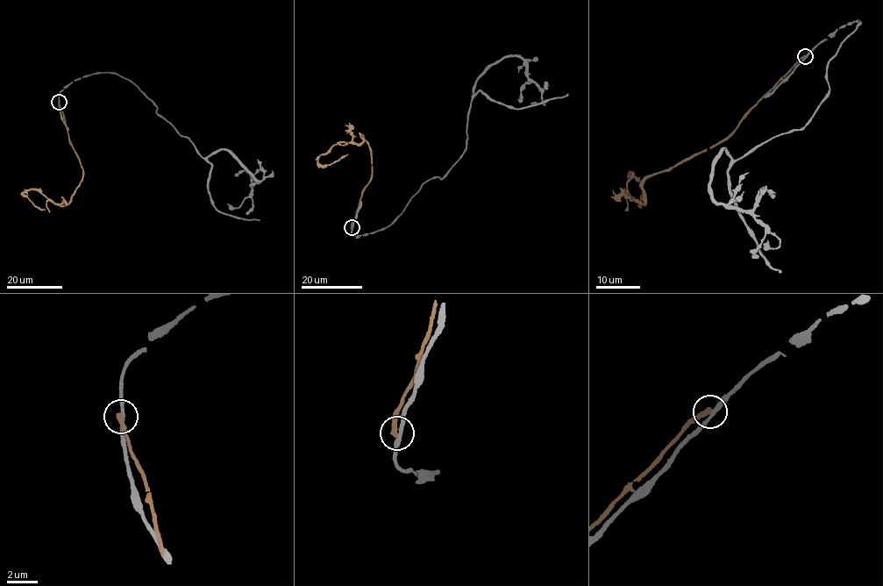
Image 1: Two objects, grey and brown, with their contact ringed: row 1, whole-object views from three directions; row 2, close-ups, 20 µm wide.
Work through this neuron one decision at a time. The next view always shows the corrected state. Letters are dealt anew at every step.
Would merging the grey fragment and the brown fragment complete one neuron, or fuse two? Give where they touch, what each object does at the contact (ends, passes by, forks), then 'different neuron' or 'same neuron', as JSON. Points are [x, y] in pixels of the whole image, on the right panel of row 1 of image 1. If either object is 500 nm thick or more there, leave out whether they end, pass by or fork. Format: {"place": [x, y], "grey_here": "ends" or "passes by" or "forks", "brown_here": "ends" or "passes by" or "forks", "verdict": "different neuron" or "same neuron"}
{"place": [805, 56], "grey_here": "passes by", "brown_here": "ends", "verdict": "different neuron"}

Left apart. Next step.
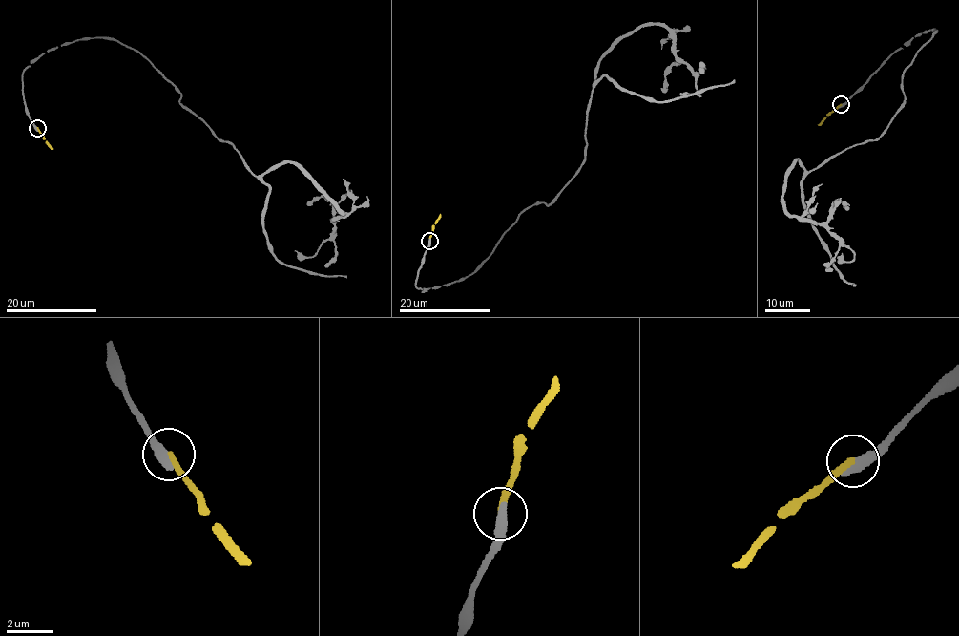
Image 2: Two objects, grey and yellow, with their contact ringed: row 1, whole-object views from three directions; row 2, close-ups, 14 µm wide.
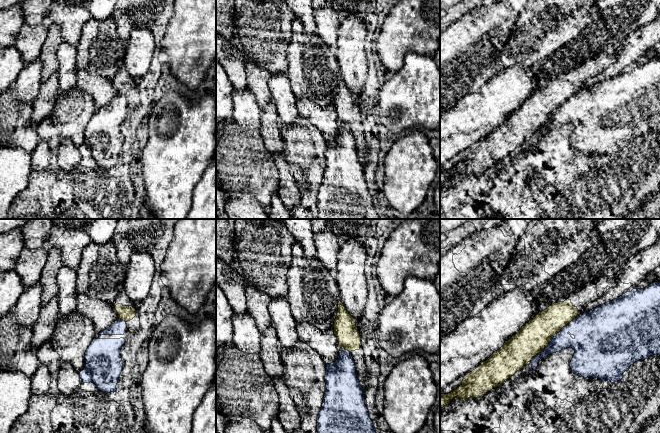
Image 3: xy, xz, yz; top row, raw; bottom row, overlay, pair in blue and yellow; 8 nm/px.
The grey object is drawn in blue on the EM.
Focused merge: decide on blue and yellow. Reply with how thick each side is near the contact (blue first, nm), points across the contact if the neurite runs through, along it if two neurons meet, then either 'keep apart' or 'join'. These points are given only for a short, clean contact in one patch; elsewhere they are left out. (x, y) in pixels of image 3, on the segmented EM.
170 nm thick on the blue side, 240 nm on the other; keep apart

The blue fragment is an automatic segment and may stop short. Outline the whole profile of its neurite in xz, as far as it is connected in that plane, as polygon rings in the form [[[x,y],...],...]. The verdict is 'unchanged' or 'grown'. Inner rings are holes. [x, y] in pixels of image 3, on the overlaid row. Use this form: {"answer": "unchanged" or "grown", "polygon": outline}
{"answer": "unchanged", "polygon": [[[340,348],[338,359],[326,364],[325,394],[317,416],[318,433],[376,433],[365,405],[363,388],[357,378],[355,363],[348,350]]]}

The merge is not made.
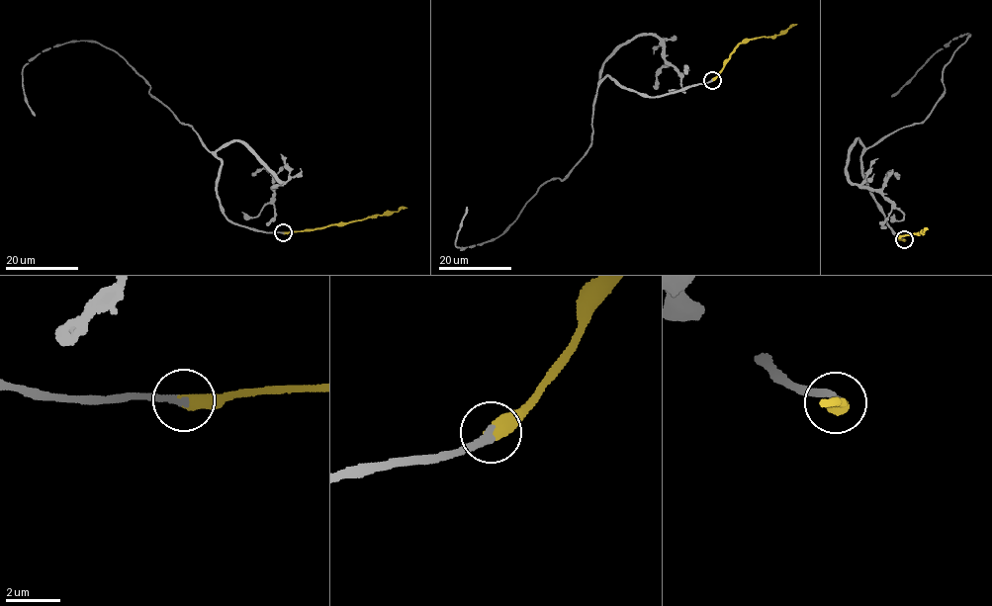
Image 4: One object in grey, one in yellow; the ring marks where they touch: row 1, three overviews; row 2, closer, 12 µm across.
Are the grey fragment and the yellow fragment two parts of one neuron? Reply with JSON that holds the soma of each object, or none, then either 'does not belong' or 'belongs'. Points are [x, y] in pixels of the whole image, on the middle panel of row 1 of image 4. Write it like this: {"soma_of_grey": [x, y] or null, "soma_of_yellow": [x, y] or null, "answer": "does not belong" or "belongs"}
{"soma_of_grey": null, "soma_of_yellow": null, "answer": "belongs"}

